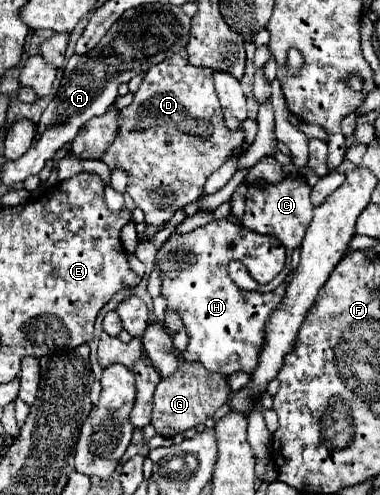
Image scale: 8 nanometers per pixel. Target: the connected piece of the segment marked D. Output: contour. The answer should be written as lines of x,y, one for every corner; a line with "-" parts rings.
181,49
173,57
161,61
159,65
153,65
145,73
133,103
119,111
117,139
103,153
101,161
105,161
111,169
119,167
127,171
129,175
127,193
137,203
137,207
145,213
145,221
149,225
163,225
173,217
175,211
197,201
203,193
207,177
217,167
221,167
223,161
231,155
231,151
241,145
245,139
243,131
227,129
211,75
213,71
209,67
191,65
187,59
187,51

